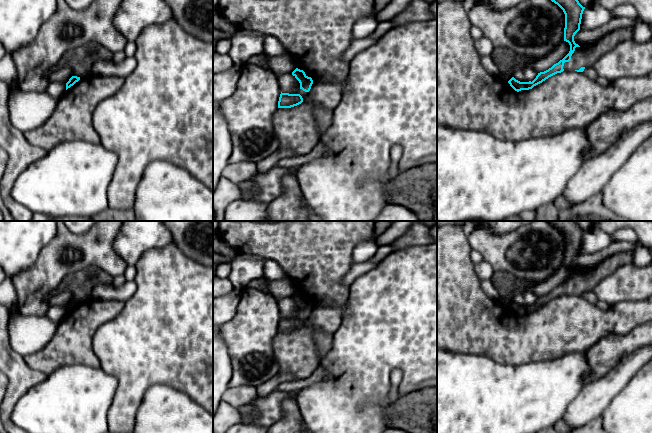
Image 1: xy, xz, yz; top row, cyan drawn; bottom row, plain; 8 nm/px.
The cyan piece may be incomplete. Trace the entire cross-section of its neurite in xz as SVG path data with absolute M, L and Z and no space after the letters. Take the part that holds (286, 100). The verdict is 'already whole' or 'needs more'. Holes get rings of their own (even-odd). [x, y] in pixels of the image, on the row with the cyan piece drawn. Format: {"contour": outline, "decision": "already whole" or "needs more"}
{"contour": "M281 92L278 101L278 108L291 108L301 104L302 102L303 98L300 94L289 94Z", "decision": "already whole"}

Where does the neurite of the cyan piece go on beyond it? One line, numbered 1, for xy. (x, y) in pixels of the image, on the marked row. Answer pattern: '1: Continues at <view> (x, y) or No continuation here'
1: No continuation here

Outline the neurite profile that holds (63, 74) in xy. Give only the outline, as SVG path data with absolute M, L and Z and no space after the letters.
M63 66L52 72L48 76L48 79L50 82L61 82L66 84L72 76L73 74L71 68L69 66Z

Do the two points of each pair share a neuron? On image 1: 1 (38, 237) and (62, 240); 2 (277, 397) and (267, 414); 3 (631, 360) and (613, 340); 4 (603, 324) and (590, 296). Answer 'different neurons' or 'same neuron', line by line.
1: different neurons
2: same neuron
3: different neurons
4: different neurons

